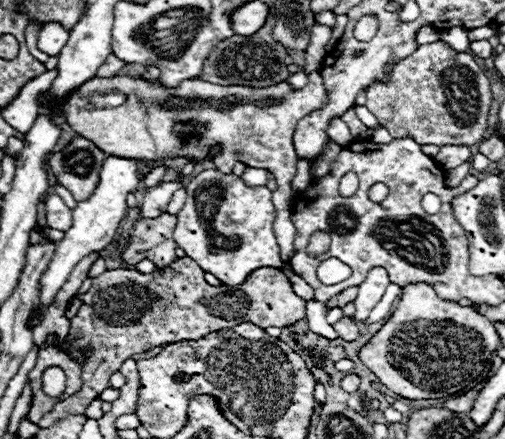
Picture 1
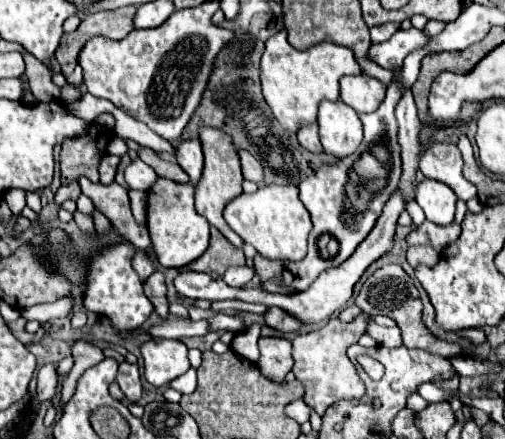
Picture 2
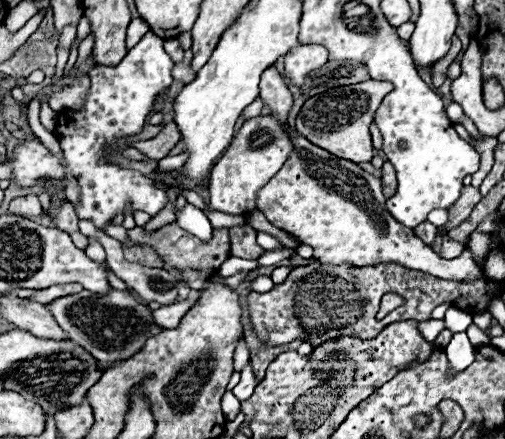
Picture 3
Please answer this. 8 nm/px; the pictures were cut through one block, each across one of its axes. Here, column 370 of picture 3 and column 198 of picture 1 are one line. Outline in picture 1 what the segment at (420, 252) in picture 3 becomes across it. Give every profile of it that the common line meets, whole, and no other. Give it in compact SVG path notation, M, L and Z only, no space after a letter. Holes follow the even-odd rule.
M212 168L196 174L186 184L186 190L188 198L176 214L178 226L174 228L174 238L204 272L214 274L226 286L238 286L256 268L284 268L272 228L276 208L272 204L272 192L266 186L248 188L236 174L224 174Z

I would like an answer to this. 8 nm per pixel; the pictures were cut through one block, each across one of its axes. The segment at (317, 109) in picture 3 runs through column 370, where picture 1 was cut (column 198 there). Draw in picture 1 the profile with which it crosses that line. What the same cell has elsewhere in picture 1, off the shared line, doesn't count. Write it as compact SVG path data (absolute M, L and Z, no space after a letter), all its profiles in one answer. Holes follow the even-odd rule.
M318 72L310 74L308 84L302 90L292 90L288 82L274 84L270 88L242 88L242 86L214 86L206 80L186 80L178 90L166 90L160 84L152 84L142 78L130 76L114 76L114 78L92 78L84 86L76 88L64 102L58 106L50 106L50 112L62 116L68 126L80 134L82 138L94 142L102 152L116 154L120 158L138 158L138 160L164 160L188 156L190 160L200 160L206 152L220 142L224 146L222 154L212 162L222 172L232 172L236 162L244 162L252 168L266 168L274 174L277 188L274 190L274 206L276 206L276 222L274 230L278 236L282 260L288 262L292 254L294 240L294 224L291 215L294 192L291 182L297 171L296 152L294 152L294 130L302 116L310 114L318 106L326 104L326 90L322 76ZM94 92L122 92L126 94L126 102L116 108L96 108L90 102ZM174 120L208 124L206 134L196 144L184 144L180 134L172 132Z

